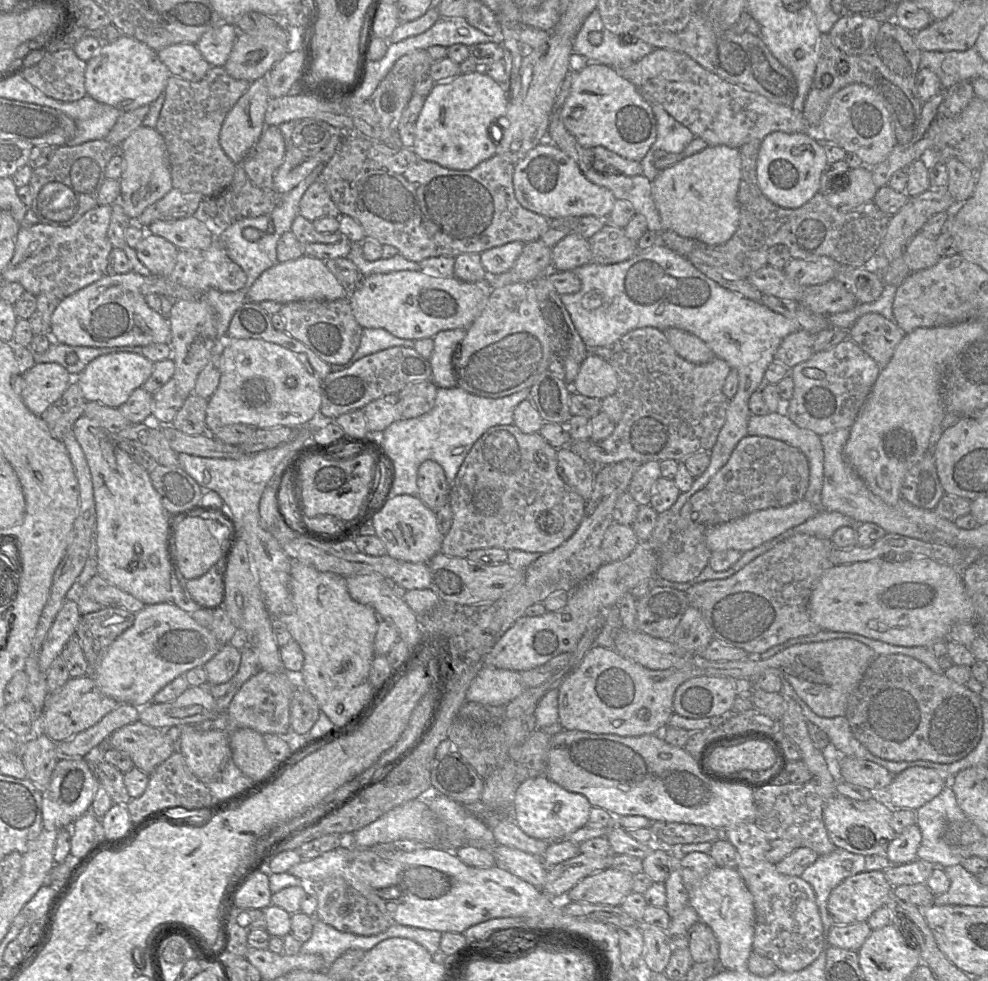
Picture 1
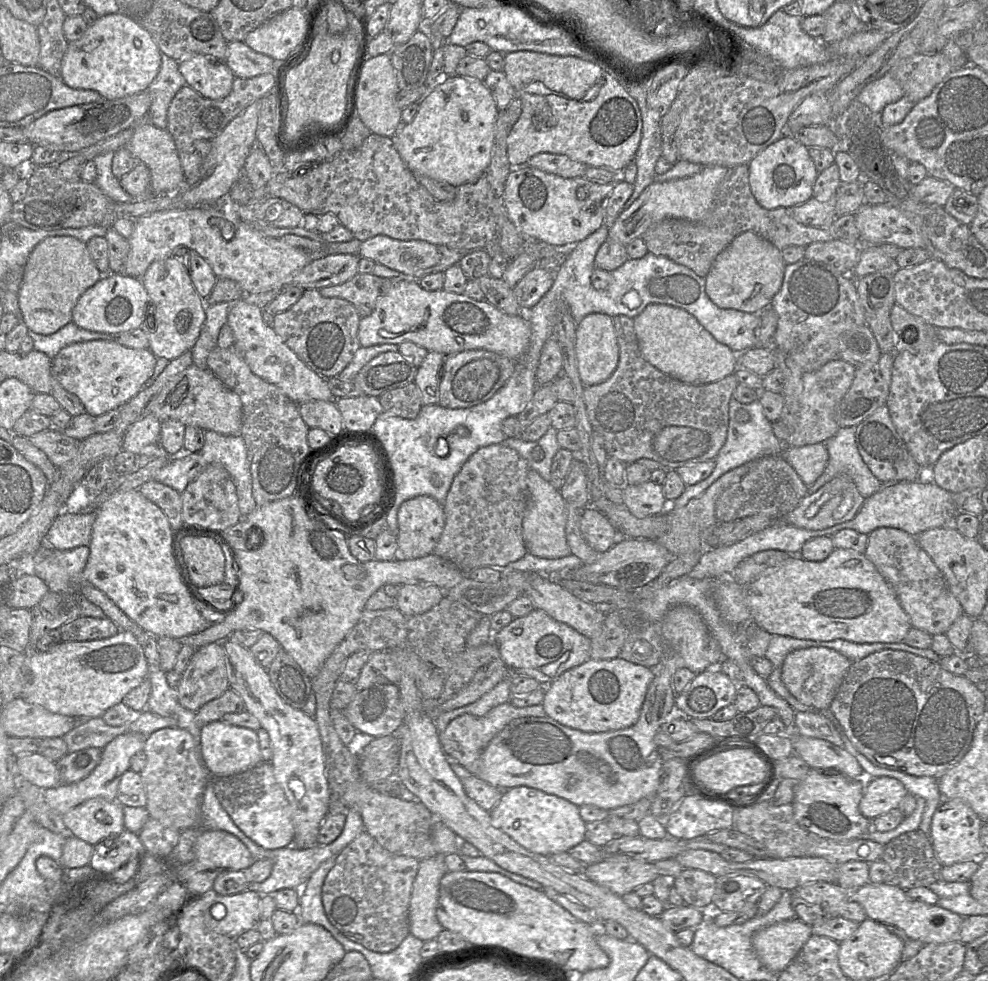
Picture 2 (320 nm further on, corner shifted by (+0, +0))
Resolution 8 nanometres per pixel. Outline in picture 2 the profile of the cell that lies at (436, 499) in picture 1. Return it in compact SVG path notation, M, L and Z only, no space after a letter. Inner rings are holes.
M421 495L404 501L398 510L398 555L411 560L431 554L444 525L443 506L434 498Z

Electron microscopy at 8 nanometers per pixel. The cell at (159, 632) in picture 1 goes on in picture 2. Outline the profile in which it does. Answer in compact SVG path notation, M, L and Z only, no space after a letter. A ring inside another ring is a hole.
M126 631L98 640L61 642L49 652L29 651L27 667L31 673L28 686L21 696L26 701L40 705L52 713L73 718L101 717L107 709L121 703L123 698L148 677L149 664L136 638Z

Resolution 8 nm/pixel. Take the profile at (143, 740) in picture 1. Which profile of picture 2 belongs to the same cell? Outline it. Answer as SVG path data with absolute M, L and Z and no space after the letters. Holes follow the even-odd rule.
M166 727L151 733L143 748L146 765L140 775L146 792L146 810L150 818L164 827L180 832L198 828L201 820L201 801L205 787L212 777L205 767L200 742L186 730Z

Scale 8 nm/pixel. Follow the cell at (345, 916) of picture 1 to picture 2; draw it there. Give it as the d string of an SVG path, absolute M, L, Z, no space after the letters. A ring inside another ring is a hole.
M366 831L336 857L322 885L322 904L329 922L345 937L377 952L395 950L410 934L409 906L419 861L385 850Z

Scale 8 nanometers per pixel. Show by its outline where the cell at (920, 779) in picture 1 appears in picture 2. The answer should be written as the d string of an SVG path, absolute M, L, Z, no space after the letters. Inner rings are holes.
M887 776L869 778L865 781L859 811L865 818L873 820L898 808L907 793L903 784L895 778Z

